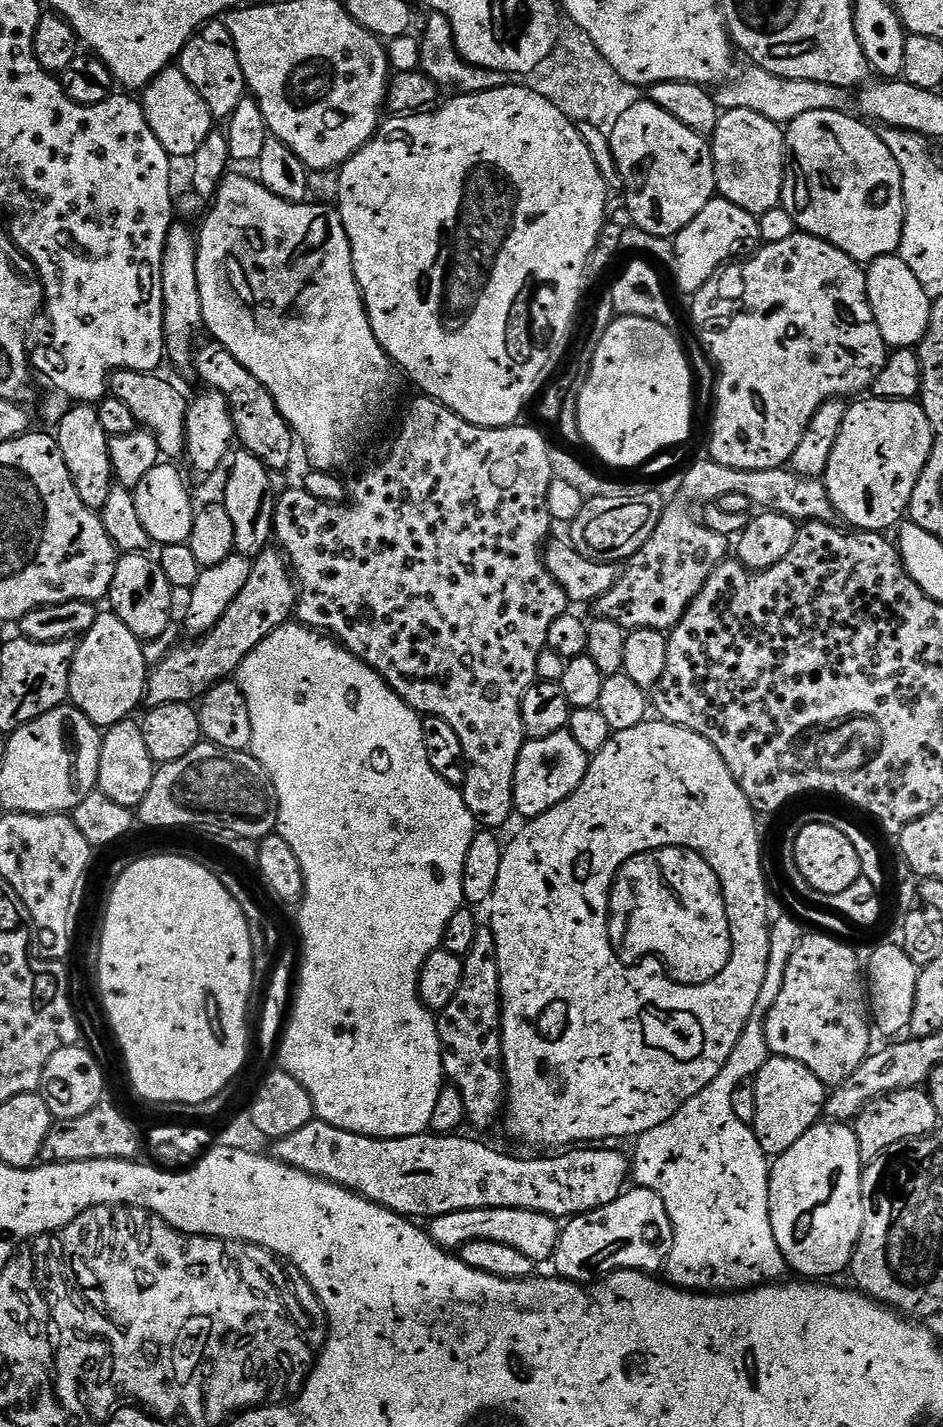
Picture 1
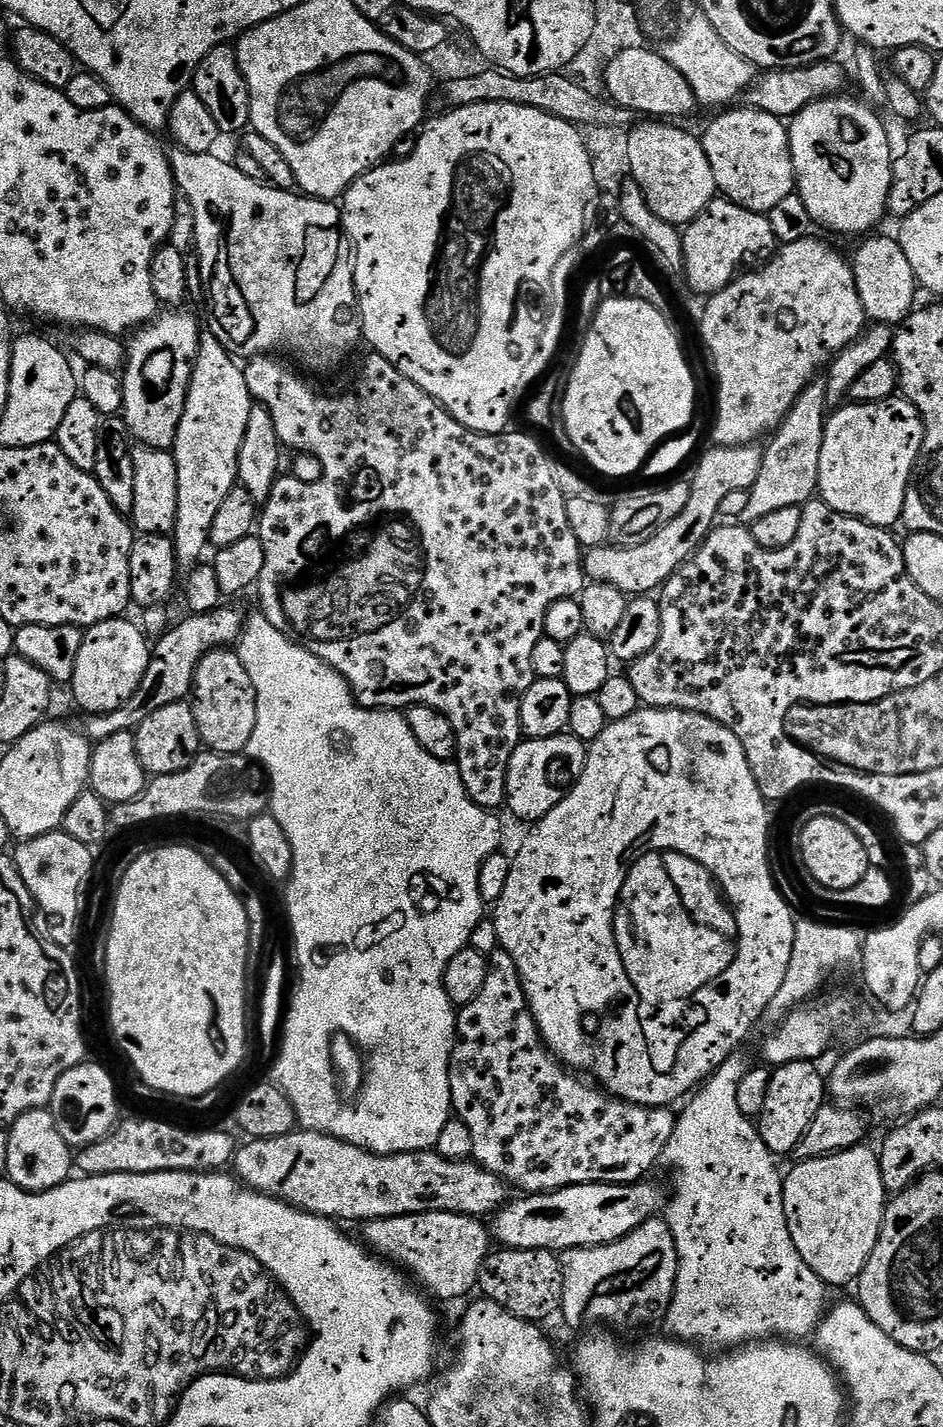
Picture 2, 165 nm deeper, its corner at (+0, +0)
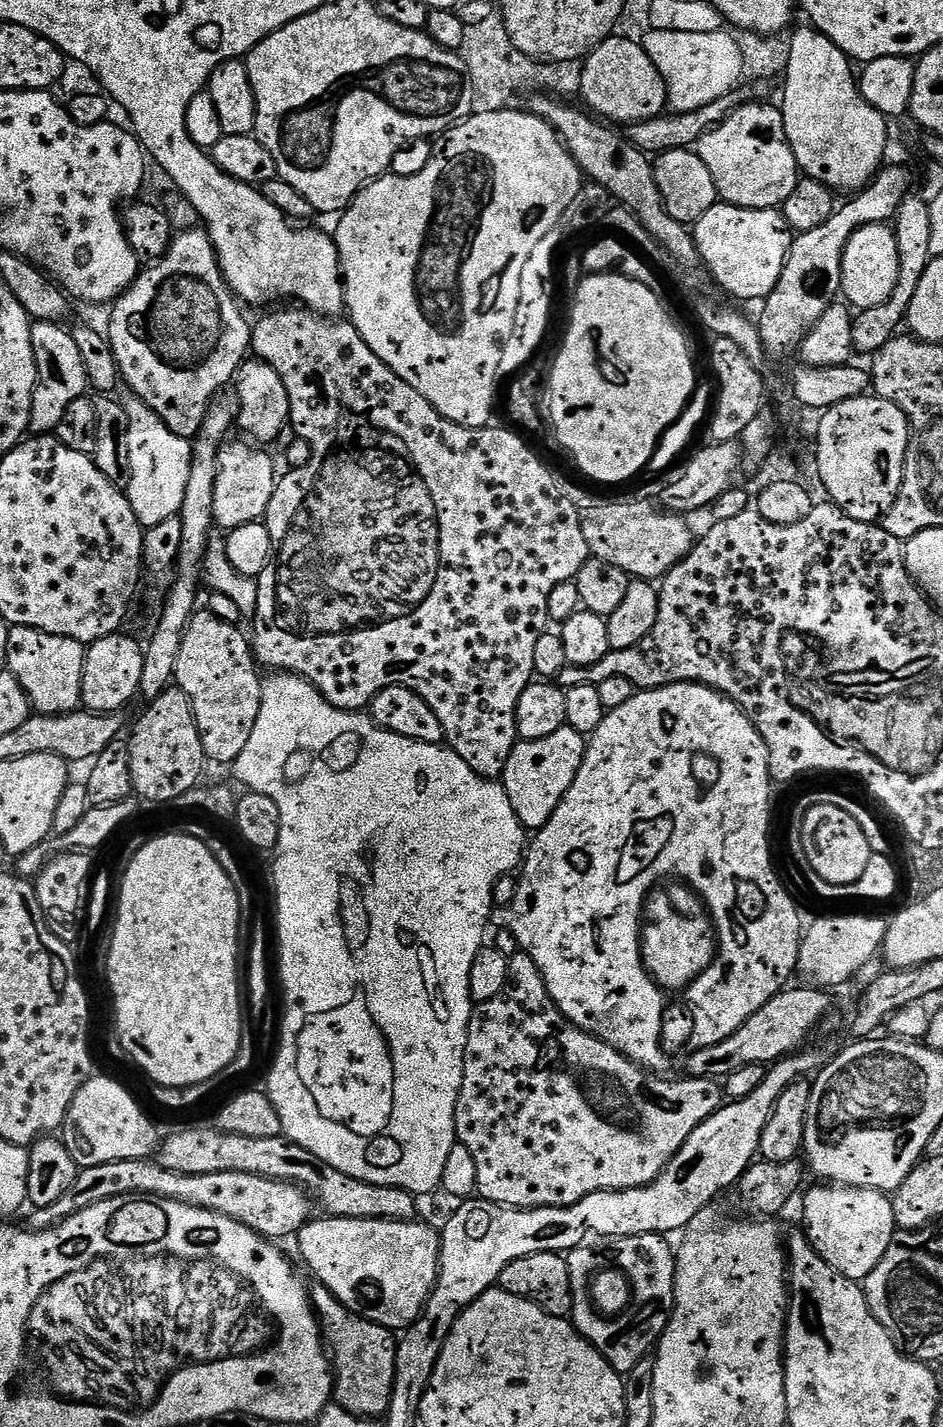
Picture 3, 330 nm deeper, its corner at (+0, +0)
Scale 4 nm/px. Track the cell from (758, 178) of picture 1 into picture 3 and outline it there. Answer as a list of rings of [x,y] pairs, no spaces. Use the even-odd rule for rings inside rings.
[[[753,102],[744,104],[731,112],[716,128],[711,128],[694,145],[696,155],[706,162],[706,170],[710,170],[710,178],[714,178],[717,197],[725,204],[733,204],[739,208],[774,208],[779,209],[794,194],[794,186],[802,178],[798,162],[794,158],[794,150],[786,138],[784,116],[779,107],[772,104]]]

